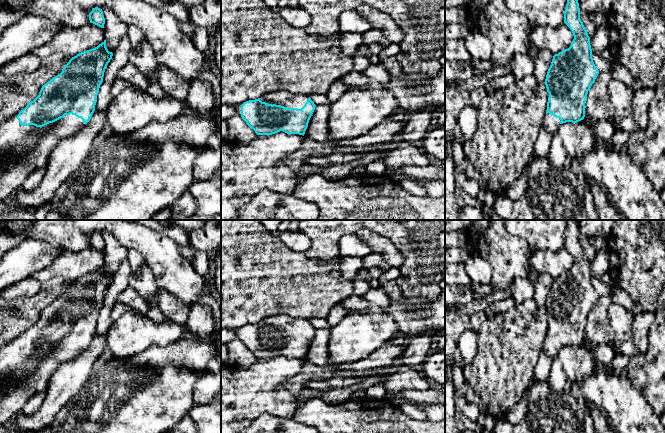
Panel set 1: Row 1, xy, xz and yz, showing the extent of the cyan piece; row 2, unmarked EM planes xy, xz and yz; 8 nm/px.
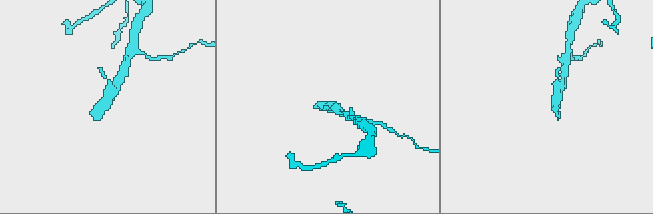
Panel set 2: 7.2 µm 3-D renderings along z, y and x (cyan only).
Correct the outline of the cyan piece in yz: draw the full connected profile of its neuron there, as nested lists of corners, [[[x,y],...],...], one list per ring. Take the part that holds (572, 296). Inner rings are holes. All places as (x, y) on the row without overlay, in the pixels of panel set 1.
[[[568,220],[567,222],[564,247],[572,255],[574,263],[568,273],[553,280],[544,306],[549,321],[542,352],[546,353],[551,359],[553,359],[563,347],[577,347],[584,343],[587,318],[599,298],[592,282],[590,261],[580,243],[578,223],[574,220]]]

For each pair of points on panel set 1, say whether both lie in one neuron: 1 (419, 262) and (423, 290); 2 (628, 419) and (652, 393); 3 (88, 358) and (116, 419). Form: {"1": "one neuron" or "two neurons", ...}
{"1": "one neuron", "2": "two neurons", "3": "two neurons"}

